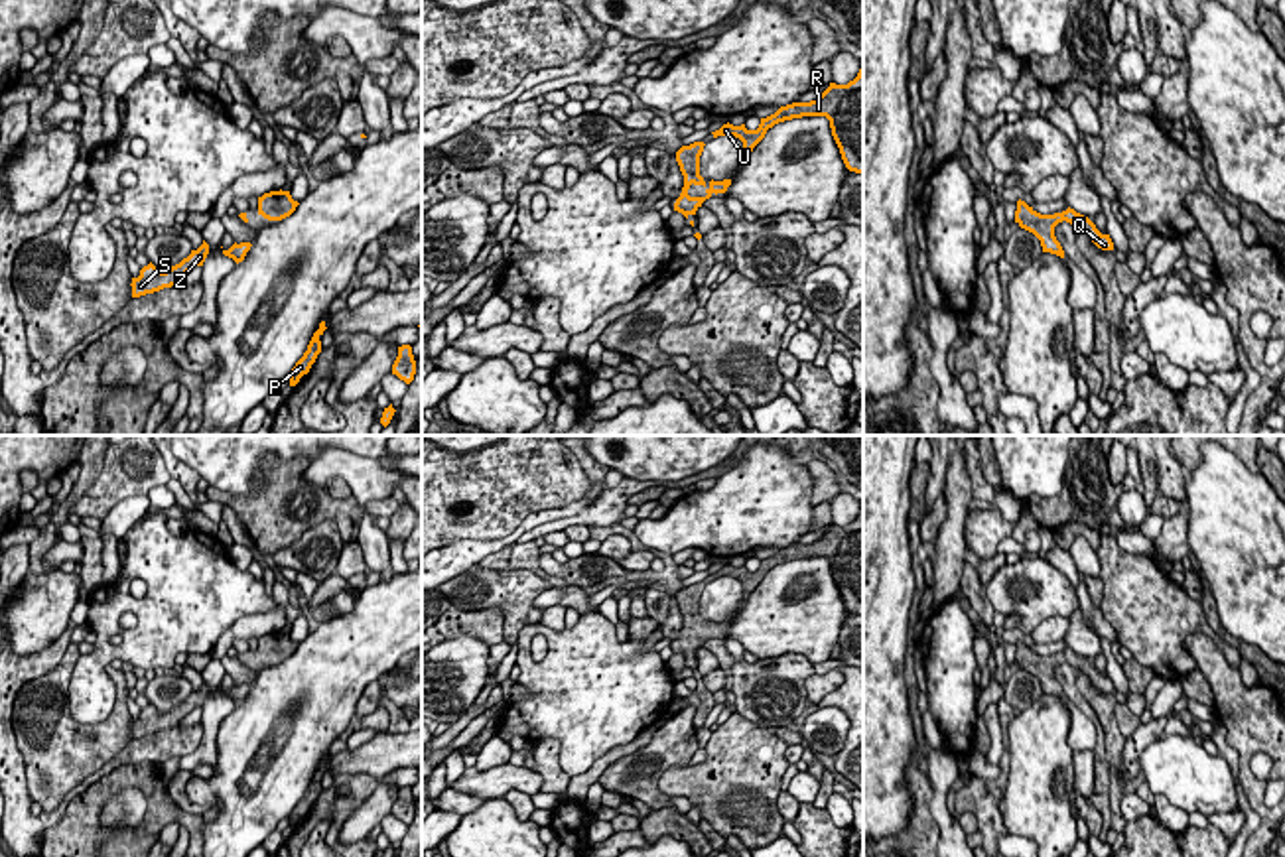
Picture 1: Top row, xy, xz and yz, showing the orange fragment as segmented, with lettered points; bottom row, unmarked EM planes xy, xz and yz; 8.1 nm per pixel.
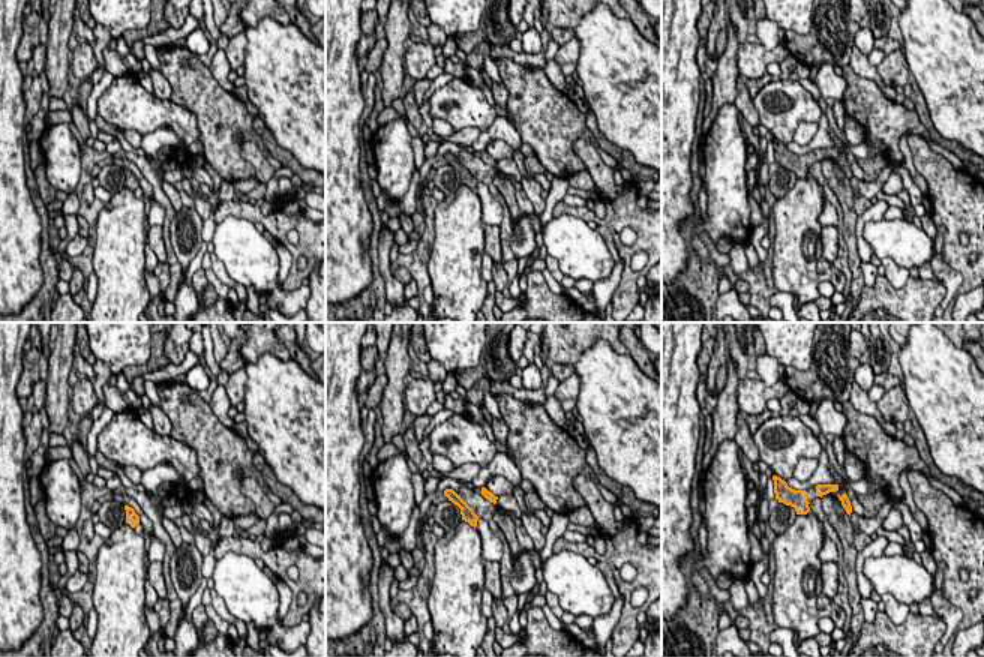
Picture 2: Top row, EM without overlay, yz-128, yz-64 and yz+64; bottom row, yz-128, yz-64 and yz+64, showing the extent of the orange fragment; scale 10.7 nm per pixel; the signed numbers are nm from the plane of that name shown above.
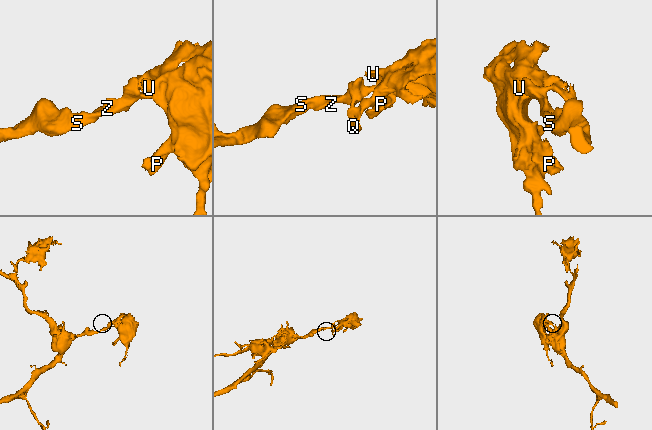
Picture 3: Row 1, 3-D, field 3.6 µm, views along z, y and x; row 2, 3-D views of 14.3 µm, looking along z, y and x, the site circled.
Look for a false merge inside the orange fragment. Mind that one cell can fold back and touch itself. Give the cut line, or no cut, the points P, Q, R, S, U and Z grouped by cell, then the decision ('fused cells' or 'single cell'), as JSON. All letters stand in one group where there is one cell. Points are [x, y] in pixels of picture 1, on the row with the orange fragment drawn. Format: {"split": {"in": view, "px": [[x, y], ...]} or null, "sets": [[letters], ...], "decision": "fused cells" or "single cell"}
{"split": null, "sets": [["P", "Q", "R", "S", "U", "Z"]], "decision": "single cell"}

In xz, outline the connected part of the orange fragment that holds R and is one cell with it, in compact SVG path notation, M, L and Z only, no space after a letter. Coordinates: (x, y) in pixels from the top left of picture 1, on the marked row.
M863 61L857 77L847 85L830 83L816 100L780 106L775 114L761 118L757 130L747 130L745 124L733 126L727 122L711 134L713 138L739 138L743 142L743 156L747 158L769 128L802 116L826 116L845 167L863 173Z

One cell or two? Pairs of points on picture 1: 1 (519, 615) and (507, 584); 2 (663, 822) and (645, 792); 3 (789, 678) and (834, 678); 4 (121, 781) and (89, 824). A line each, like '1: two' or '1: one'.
1: one
2: two
3: two
4: one

